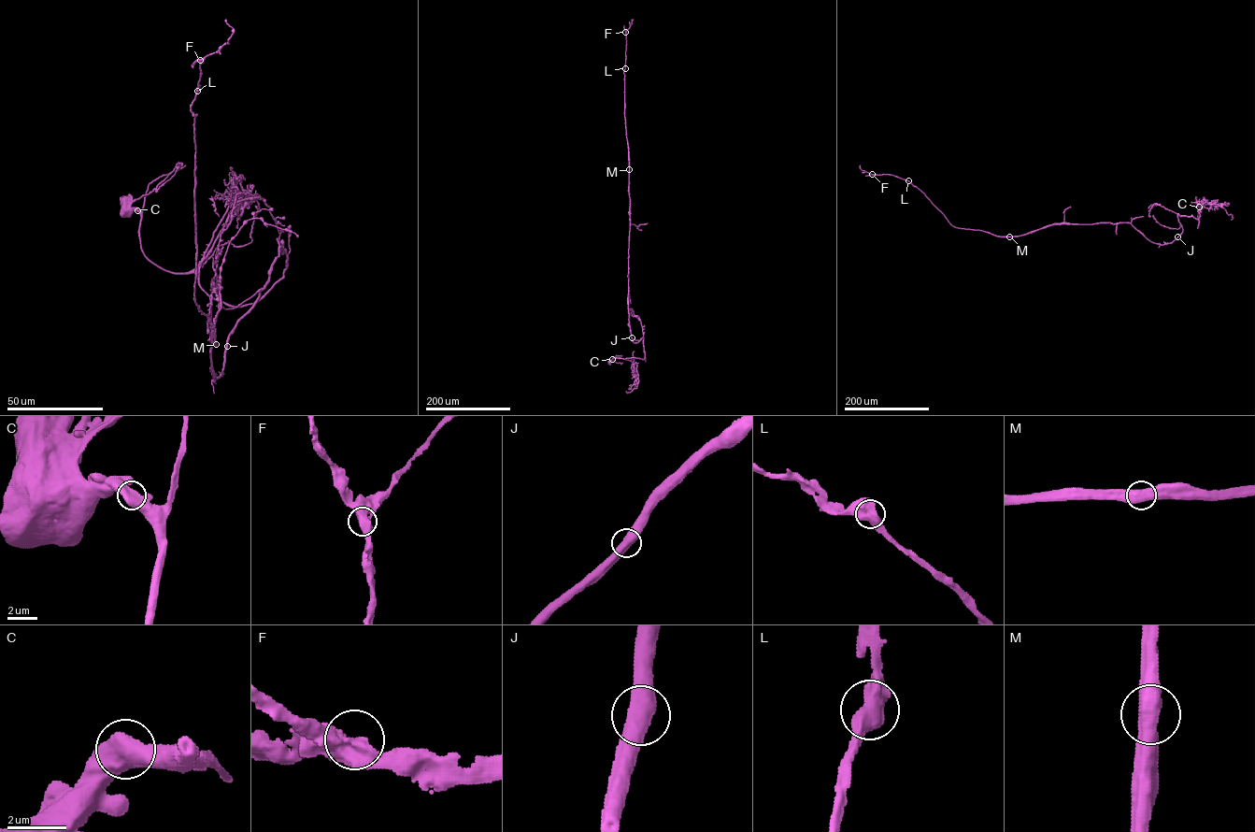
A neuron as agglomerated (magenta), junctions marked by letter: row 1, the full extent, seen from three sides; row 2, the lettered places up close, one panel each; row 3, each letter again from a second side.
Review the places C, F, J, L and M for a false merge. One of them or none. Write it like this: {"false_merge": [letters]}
{"false_merge": ["M"]}

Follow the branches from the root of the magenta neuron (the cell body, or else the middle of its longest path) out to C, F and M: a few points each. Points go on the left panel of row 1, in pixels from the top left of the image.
C: (123, 208), (137, 210)
F: (123, 208), (149, 259), (230, 305), (286, 253), (214, 381), (200, 60)
M: (123, 208), (149, 259), (230, 305), (283, 277), (279, 243), (214, 381), (212, 280), (216, 344)

